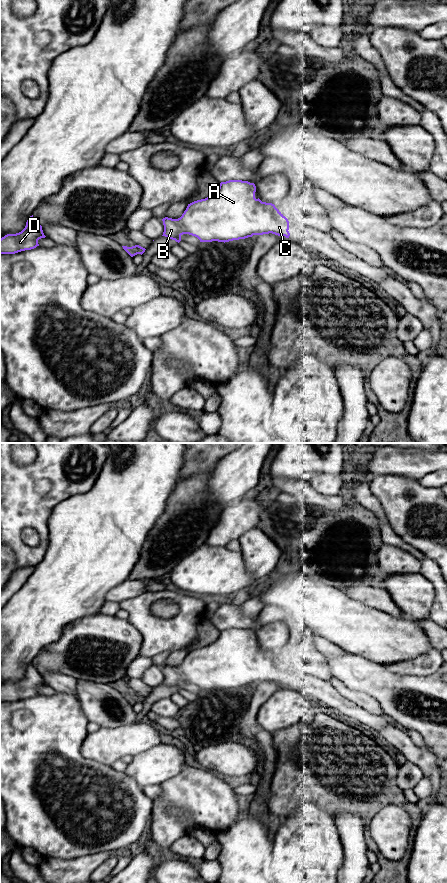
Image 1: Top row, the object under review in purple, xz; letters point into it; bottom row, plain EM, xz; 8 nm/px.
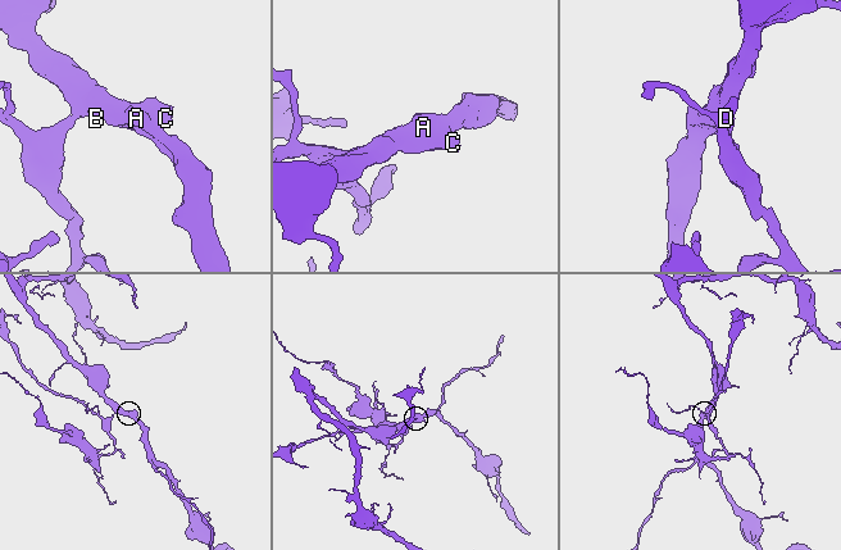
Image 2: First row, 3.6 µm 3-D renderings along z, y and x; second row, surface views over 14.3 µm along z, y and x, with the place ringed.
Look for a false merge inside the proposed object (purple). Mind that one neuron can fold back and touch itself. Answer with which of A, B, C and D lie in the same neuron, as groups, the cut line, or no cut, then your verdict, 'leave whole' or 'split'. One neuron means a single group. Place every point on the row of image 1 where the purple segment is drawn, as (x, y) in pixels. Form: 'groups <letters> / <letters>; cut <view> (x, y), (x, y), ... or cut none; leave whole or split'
groups A B C D; cut none; leave whole

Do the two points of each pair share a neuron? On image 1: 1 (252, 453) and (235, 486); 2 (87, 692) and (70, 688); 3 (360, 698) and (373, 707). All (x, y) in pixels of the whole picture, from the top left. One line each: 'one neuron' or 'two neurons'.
1: one neuron
2: two neurons
3: one neuron

